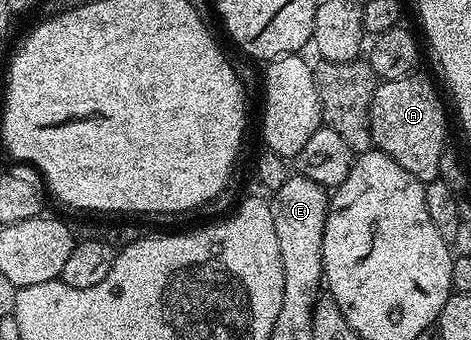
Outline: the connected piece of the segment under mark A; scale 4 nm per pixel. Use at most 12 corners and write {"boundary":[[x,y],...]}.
{"boundary":[[431,80],[377,85],[375,149],[427,184],[448,118]]}

